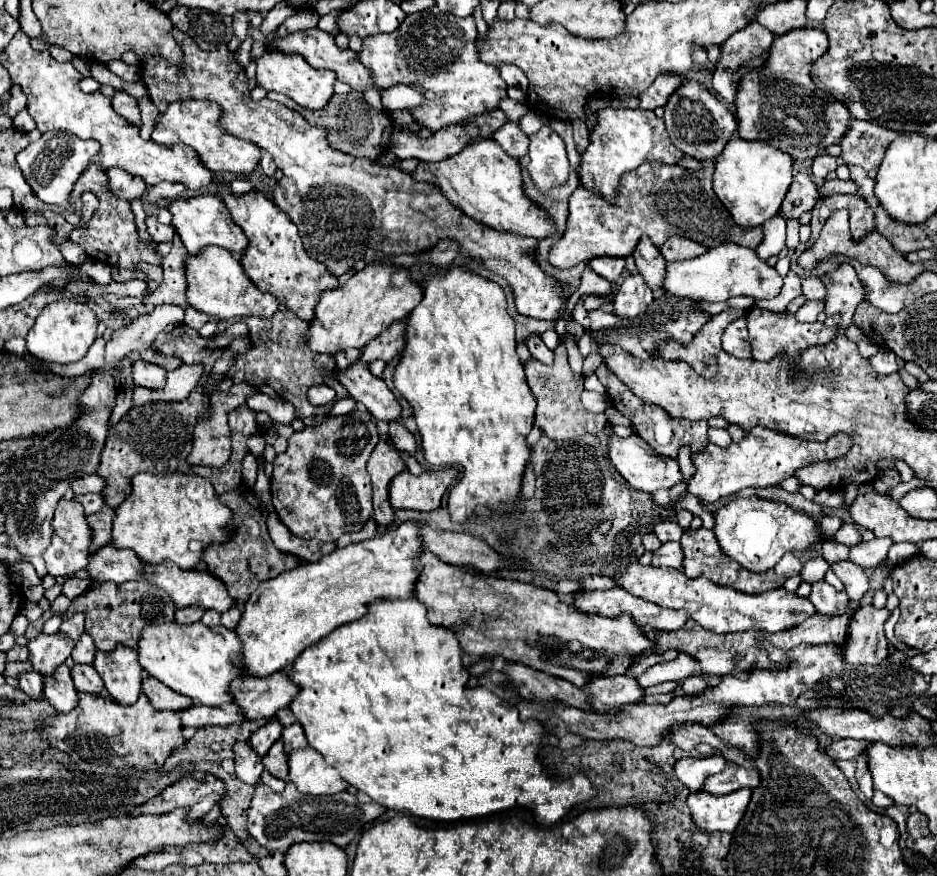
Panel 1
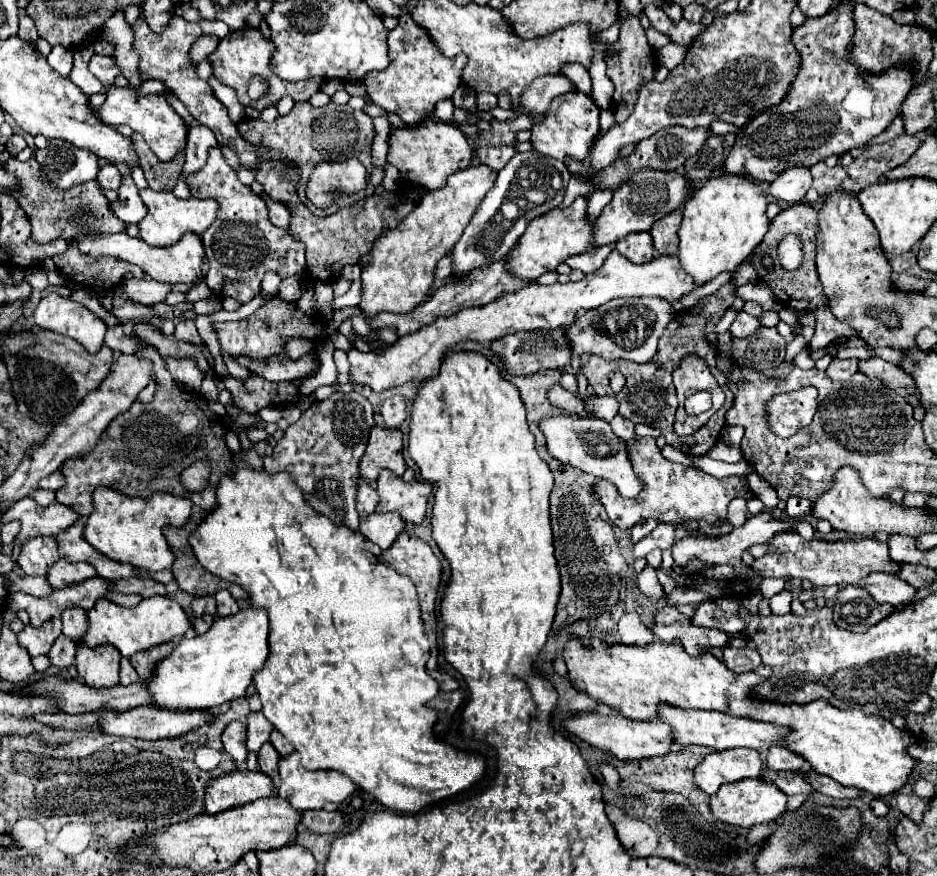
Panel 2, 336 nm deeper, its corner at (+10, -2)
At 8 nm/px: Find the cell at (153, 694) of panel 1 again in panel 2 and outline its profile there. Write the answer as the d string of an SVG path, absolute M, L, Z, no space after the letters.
M170 640L170 644L160 644L156 648L150 648L148 652L138 652L136 656L132 656L130 662L136 668L140 680L148 680L148 676L152 676L154 666L158 664L158 660L166 658L172 650L174 650L174 642Z

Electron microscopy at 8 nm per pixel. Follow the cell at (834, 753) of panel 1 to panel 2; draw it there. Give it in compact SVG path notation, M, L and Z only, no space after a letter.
M772 746L768 752L766 752L766 766L770 770L776 770L776 772L782 772L782 770L806 770L806 762L796 756L794 752L788 752L788 748L784 746Z

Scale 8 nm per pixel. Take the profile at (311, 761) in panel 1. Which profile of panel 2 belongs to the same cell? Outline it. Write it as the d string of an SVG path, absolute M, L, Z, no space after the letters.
M298 752L284 756L280 760L280 788L278 788L278 796L288 800L294 808L300 810L320 810L326 804L344 804L356 790L356 786L352 784L352 780L348 776L344 776L342 772L336 770L318 770L318 772L310 772L300 764L300 756Z

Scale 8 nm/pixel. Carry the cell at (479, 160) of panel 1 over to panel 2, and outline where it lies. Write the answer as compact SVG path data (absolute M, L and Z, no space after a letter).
M428 116L424 124L394 128L390 132L388 146L388 162L400 170L400 178L410 180L426 190L442 188L452 172L468 168L474 158L474 150L468 144L468 138L460 132L460 128L440 122L434 116Z

